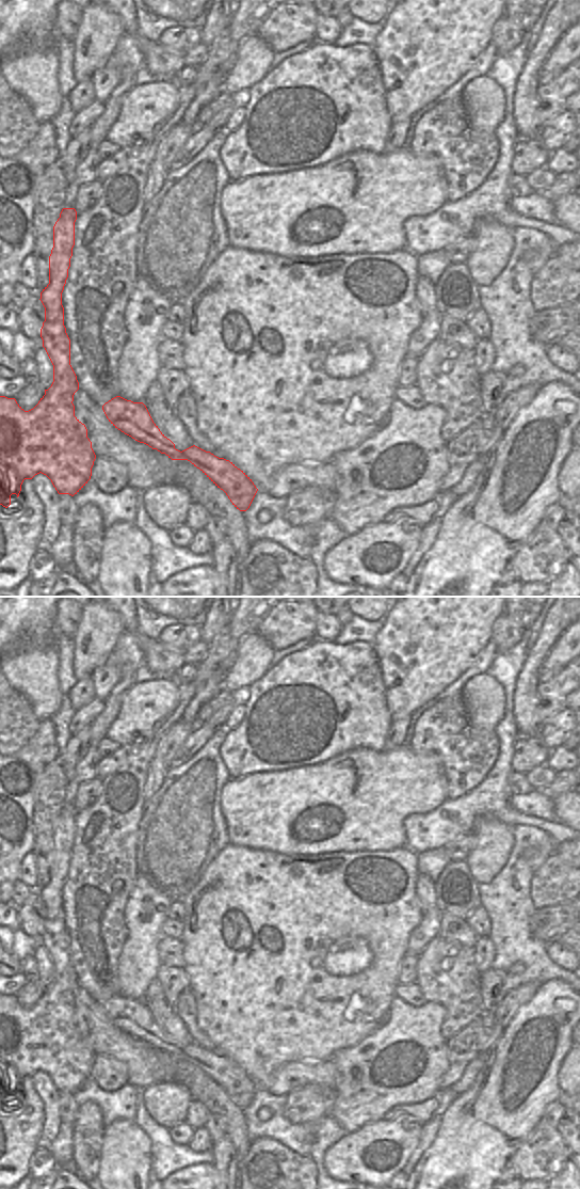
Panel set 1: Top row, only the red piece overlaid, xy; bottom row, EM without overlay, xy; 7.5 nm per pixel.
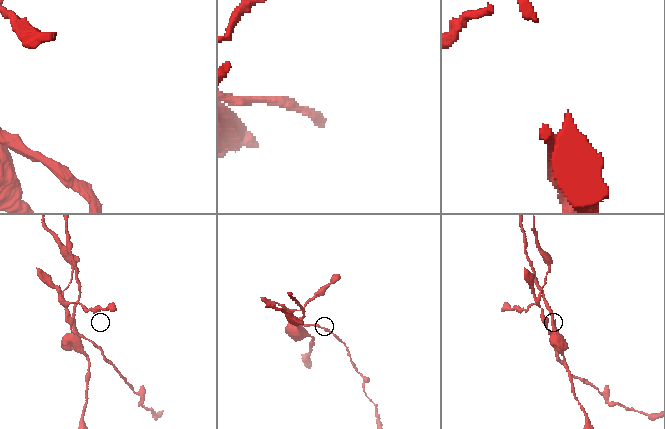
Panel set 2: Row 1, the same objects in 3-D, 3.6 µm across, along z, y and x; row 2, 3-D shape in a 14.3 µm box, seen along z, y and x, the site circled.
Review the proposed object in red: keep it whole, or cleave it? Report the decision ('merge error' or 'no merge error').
merge error

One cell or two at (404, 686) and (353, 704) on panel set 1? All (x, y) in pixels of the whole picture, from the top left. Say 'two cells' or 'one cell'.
two cells

